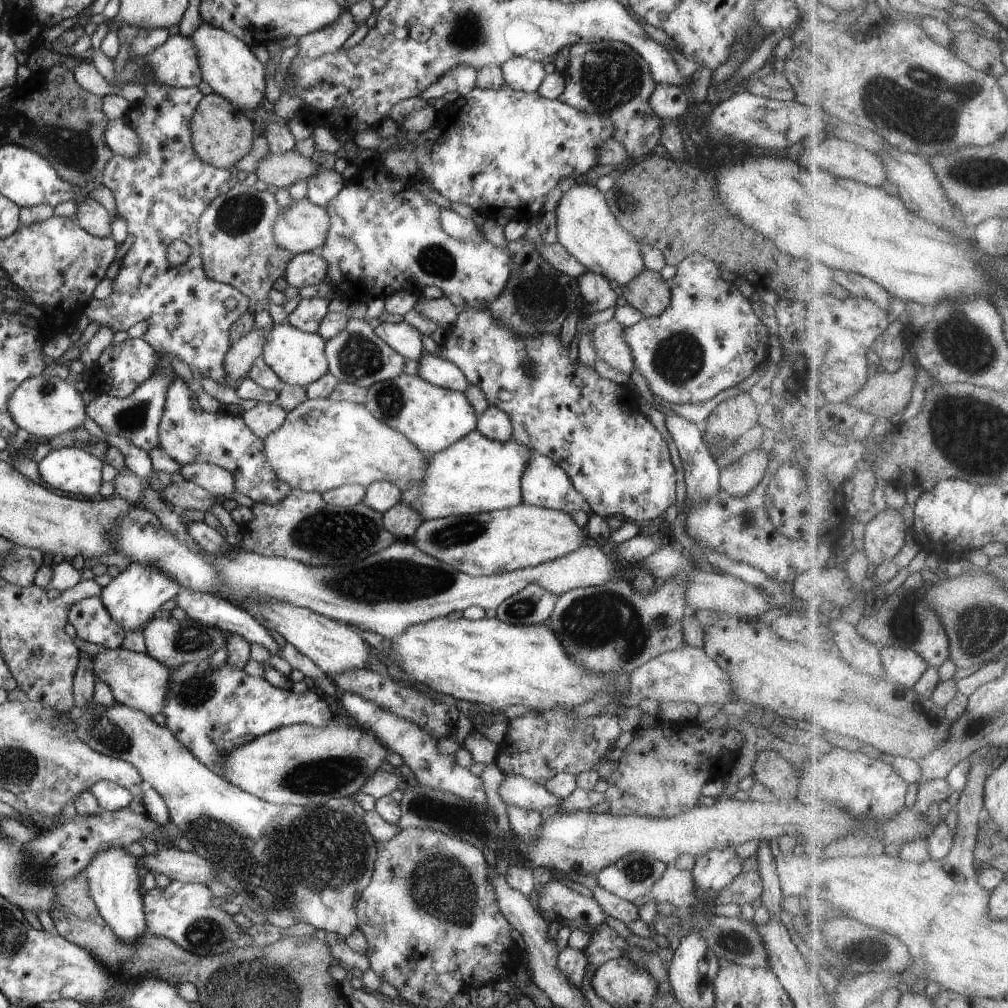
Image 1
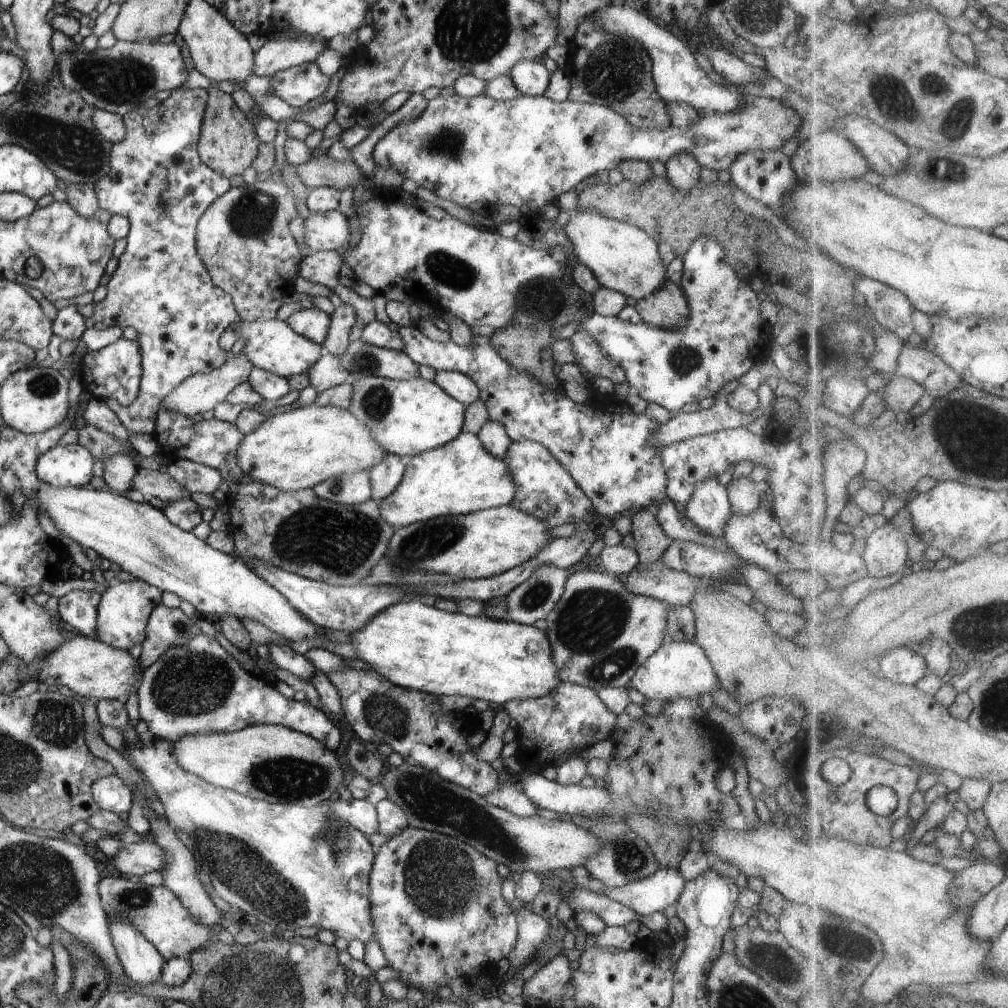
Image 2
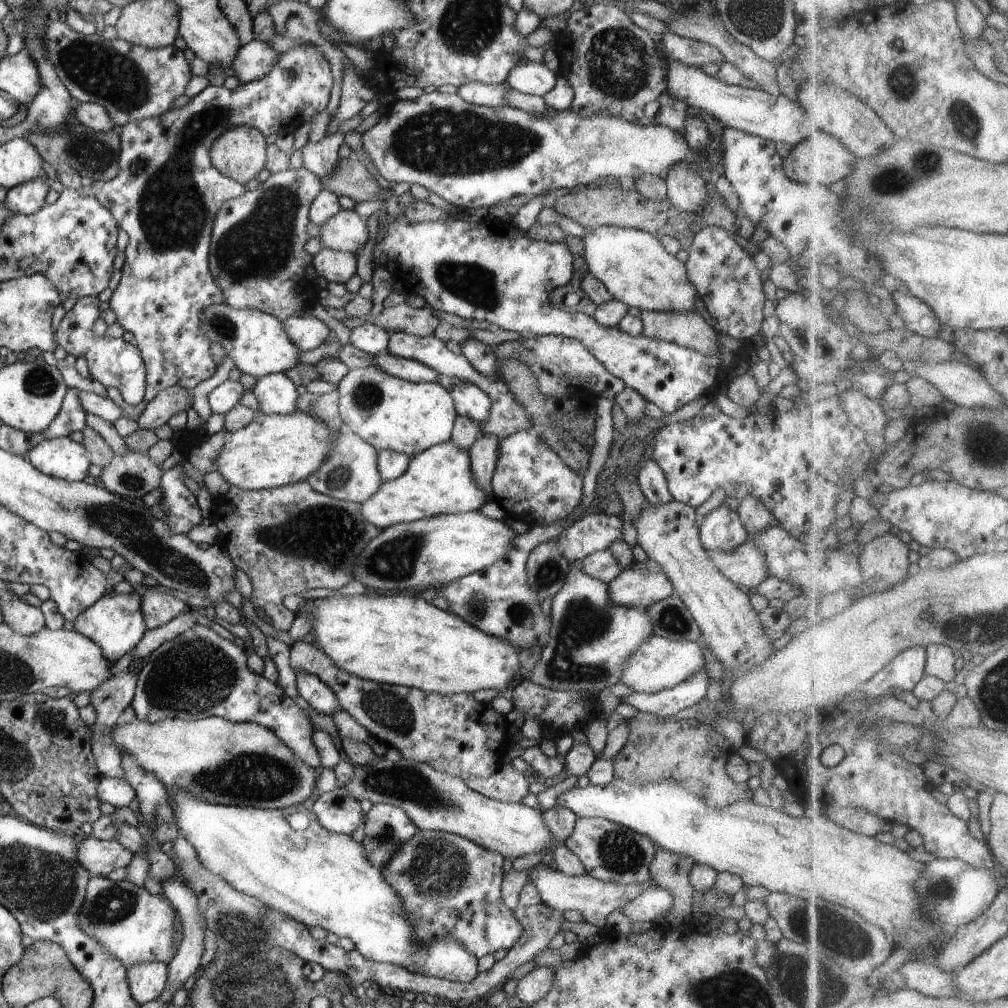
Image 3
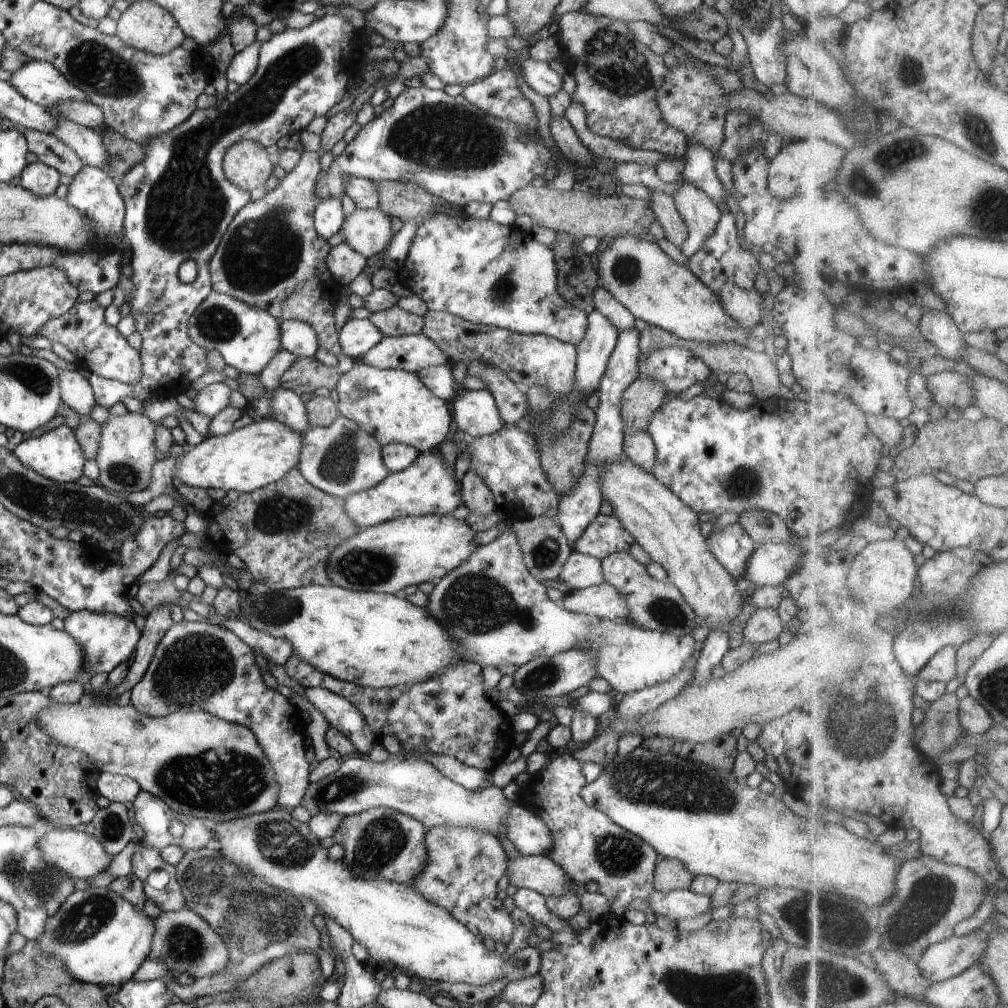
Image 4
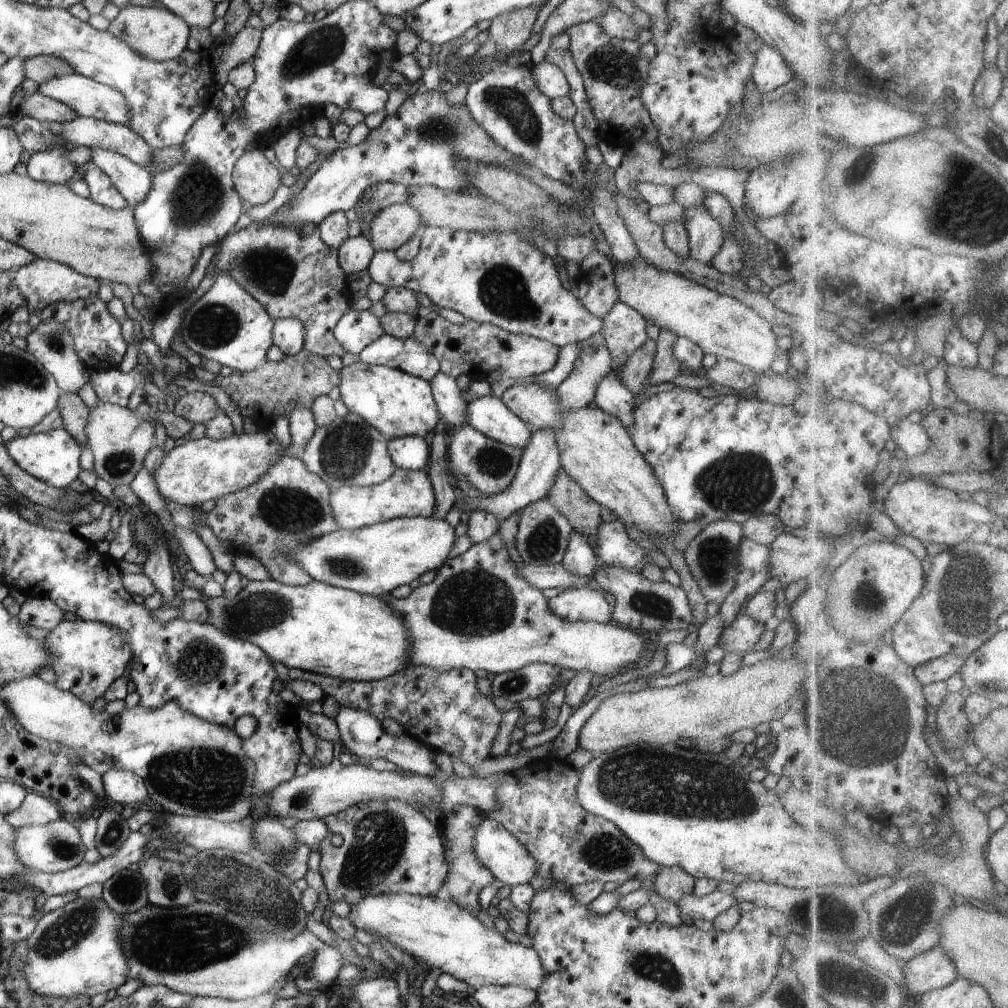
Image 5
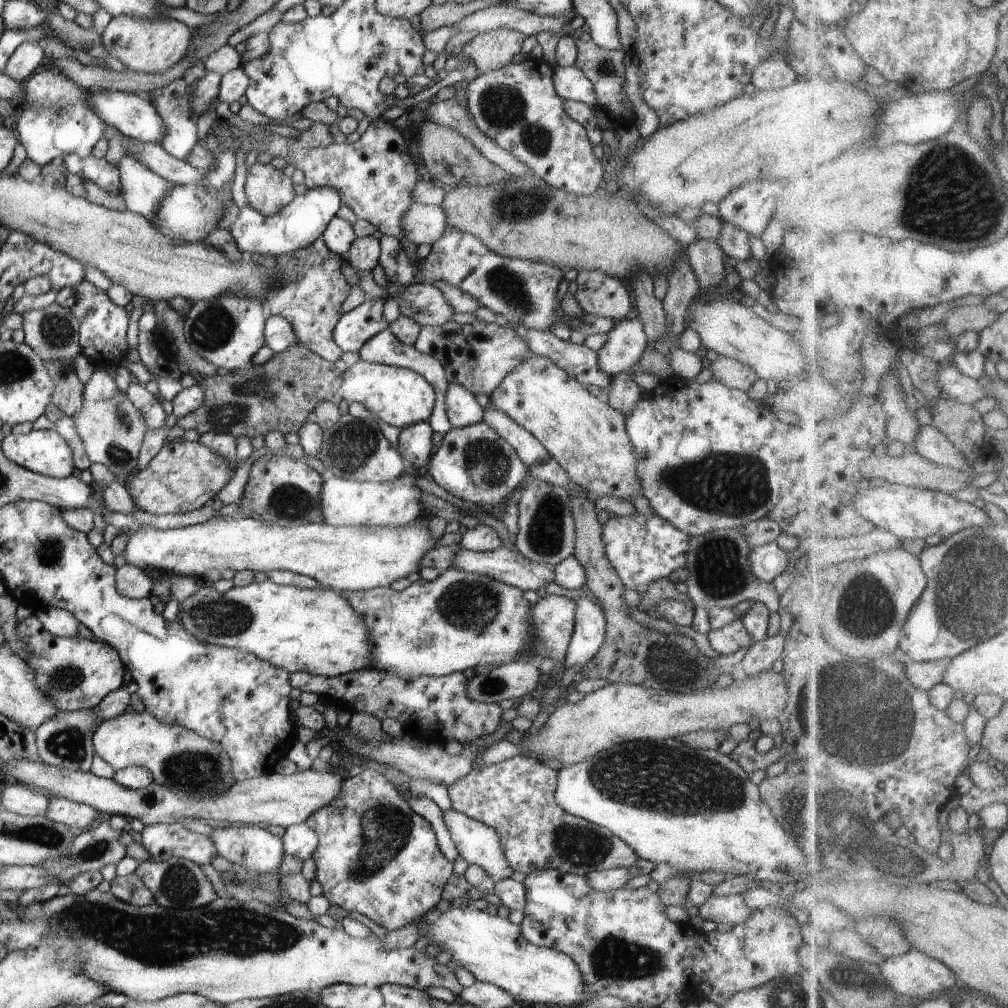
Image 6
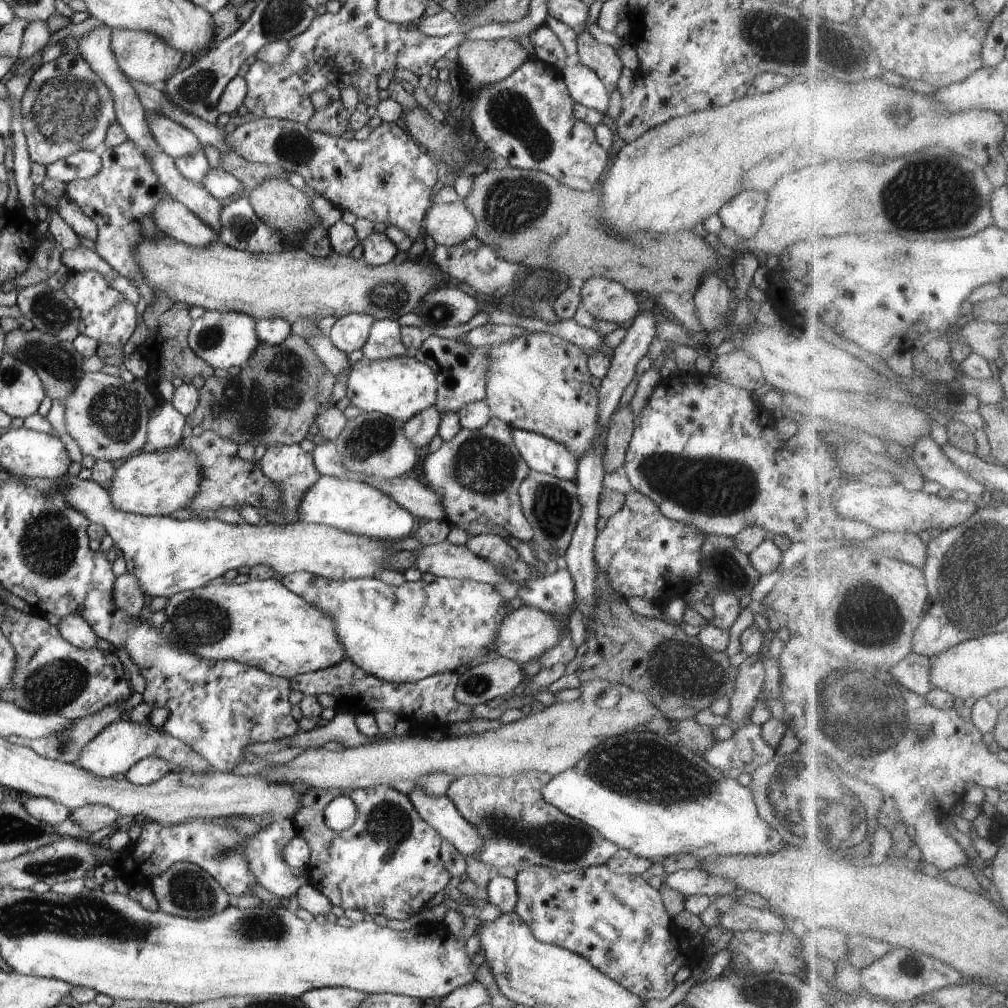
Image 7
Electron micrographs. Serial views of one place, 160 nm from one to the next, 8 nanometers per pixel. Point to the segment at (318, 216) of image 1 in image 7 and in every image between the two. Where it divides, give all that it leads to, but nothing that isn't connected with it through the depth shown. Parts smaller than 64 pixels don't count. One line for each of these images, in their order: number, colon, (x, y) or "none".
2: (327, 231)
3: (346, 231)
4: (368, 232)
5: (396, 224)
6: (424, 224)
7: (447, 224)

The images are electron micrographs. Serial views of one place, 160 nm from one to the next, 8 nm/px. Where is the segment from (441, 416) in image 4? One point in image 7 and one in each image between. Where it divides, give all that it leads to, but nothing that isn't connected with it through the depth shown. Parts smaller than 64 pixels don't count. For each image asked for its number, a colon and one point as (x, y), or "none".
5: (397, 404)
6: (400, 397)
7: (400, 387)

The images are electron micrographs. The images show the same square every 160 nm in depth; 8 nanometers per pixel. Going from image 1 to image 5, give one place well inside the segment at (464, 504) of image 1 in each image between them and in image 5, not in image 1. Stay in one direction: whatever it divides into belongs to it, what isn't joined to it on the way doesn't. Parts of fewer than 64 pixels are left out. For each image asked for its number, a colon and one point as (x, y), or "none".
2: (461, 477)
3: (439, 480)
4: (428, 487)
5: (408, 493)

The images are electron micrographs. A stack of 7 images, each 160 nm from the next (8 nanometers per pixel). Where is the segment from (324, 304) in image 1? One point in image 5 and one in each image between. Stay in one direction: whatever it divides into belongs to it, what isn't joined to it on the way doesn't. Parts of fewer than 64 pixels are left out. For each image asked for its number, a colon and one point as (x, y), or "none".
2: (313, 323)
3: (306, 331)
4: (297, 337)
5: (288, 335)

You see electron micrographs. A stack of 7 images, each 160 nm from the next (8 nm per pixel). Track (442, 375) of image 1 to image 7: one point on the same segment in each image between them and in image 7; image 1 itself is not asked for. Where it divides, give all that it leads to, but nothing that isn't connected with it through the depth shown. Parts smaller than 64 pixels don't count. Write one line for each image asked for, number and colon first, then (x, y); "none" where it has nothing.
2: (461, 387)
3: (471, 401)
4: (475, 413)
5: (488, 414)
6: (530, 450)
7: (543, 455)

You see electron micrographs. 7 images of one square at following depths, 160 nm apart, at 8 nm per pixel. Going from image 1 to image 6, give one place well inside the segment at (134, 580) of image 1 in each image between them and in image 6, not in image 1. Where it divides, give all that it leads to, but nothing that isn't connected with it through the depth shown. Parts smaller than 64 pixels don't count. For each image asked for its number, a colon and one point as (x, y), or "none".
2: (124, 608)
3: (115, 622)
4: (107, 640)
5: (87, 657)
6: (76, 674)

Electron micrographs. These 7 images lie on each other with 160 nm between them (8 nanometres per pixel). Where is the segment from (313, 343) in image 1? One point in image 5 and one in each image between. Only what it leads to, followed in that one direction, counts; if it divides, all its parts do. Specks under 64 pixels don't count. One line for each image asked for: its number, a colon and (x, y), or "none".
2: (271, 345)
3: (259, 345)
4: (247, 337)
5: (227, 325)

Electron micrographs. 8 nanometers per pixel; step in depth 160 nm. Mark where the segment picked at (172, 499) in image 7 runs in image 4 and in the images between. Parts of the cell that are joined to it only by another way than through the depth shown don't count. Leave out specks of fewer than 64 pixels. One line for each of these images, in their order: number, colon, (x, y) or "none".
4: (252, 457)
5: (195, 471)
6: (184, 476)

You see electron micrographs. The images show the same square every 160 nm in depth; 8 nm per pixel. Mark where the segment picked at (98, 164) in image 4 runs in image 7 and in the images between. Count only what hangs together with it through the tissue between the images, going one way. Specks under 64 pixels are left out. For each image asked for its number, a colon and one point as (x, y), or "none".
5: (132, 181)
6: (143, 191)
7: (173, 219)

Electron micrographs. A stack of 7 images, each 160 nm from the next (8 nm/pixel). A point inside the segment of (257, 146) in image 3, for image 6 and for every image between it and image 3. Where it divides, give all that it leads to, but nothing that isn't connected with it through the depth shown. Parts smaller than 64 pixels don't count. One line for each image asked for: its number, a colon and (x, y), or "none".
4: (248, 166)
5: (256, 180)
6: (268, 190)

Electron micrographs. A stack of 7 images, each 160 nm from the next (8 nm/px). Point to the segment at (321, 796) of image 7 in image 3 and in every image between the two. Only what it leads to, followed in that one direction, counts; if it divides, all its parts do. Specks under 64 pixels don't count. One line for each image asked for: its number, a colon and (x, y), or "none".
3: (387, 828)
4: (379, 844)
5: (382, 846)
6: (376, 856)

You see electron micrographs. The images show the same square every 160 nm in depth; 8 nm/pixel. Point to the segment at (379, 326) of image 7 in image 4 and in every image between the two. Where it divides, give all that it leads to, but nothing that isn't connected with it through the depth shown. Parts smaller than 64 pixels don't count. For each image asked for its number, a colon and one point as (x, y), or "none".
4: (410, 353)
5: (407, 355)
6: (384, 348)

